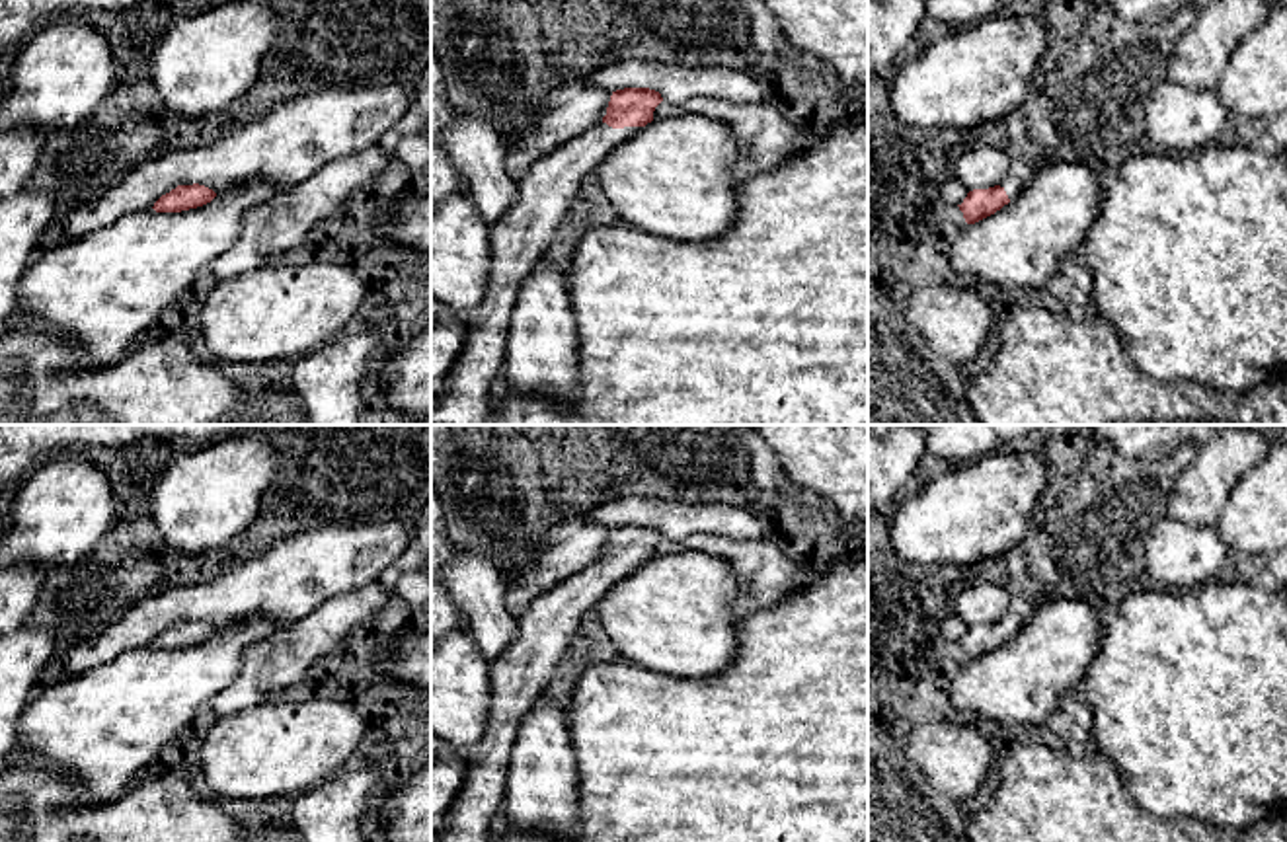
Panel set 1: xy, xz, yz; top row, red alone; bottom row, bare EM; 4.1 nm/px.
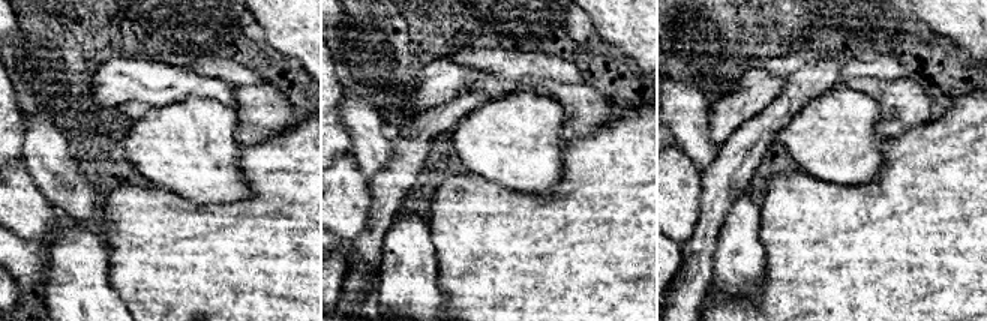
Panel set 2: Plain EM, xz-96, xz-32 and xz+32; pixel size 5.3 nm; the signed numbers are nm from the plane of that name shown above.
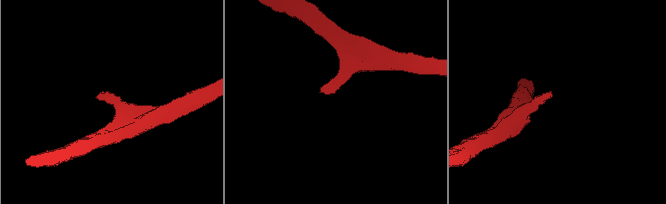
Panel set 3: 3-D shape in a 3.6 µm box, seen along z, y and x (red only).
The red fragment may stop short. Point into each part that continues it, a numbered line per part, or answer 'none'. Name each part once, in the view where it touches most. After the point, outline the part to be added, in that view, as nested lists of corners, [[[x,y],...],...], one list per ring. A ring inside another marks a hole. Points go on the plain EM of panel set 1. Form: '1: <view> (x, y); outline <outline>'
1: xz (519, 677); outline [[[601,557],[587,569],[546,591],[521,616],[515,641],[489,665],[491,702],[488,725],[478,743],[462,752],[466,778],[437,842],[489,842],[488,830],[503,805],[511,746],[525,713],[546,692],[554,669],[562,661],[581,618],[591,612],[614,583],[634,573],[640,565],[612,565]]]

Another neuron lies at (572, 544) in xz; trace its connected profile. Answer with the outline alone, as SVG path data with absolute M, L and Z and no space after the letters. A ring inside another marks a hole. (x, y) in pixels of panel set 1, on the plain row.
M562 518L548 532L542 552L521 569L505 575L505 606L513 616L546 591L603 557L612 528L583 518Z

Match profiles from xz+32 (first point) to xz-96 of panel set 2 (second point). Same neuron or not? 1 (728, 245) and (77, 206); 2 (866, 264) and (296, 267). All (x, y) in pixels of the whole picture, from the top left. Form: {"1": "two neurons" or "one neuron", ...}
{"1": "two neurons", "2": "one neuron"}

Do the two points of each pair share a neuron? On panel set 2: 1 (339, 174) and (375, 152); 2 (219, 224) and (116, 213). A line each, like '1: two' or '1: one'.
1: two
2: one

